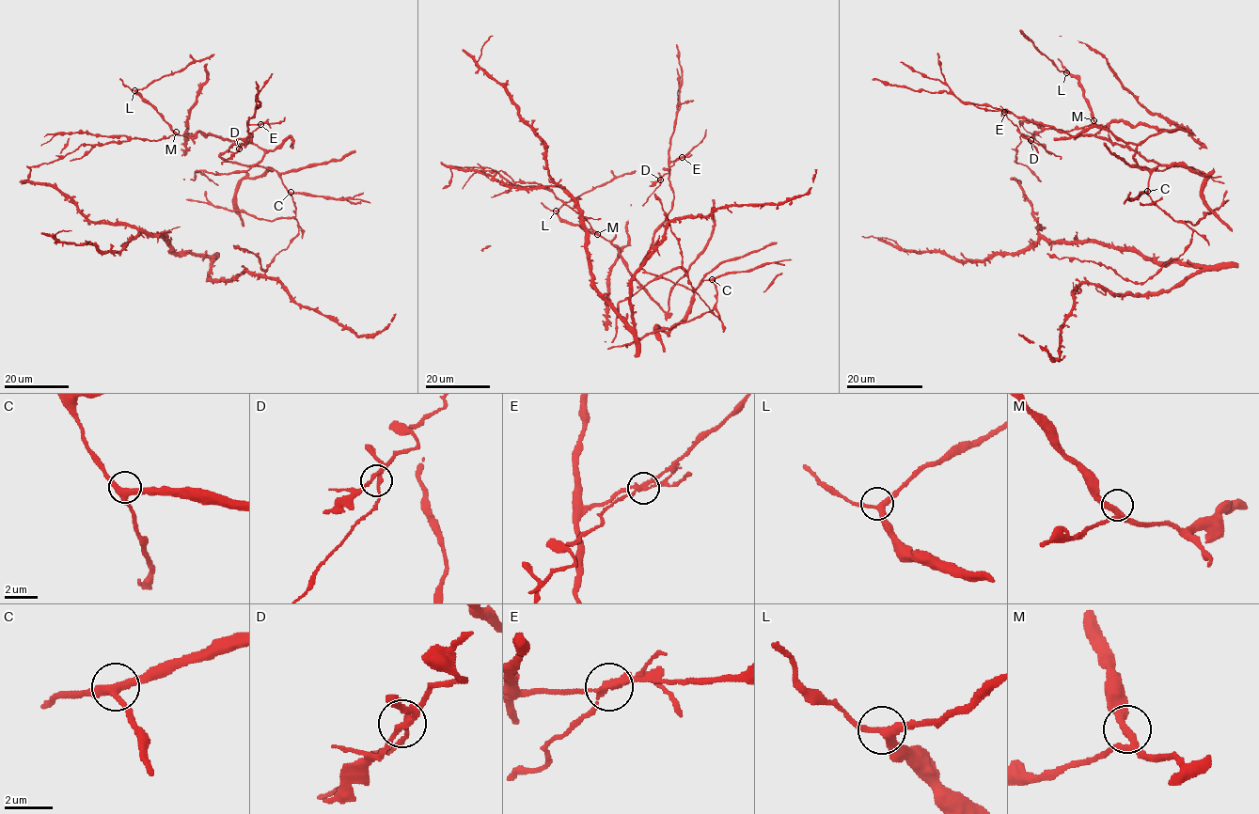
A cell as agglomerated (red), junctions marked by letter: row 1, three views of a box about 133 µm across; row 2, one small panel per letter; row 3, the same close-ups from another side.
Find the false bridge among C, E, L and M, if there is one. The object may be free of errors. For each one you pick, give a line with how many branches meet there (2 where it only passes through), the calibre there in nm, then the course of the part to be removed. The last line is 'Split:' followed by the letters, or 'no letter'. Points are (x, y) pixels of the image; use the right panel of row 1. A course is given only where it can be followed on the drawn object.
E: 3 | 240 nm | (1005, 112), (1019, 132), (1061, 159)
Split: E

